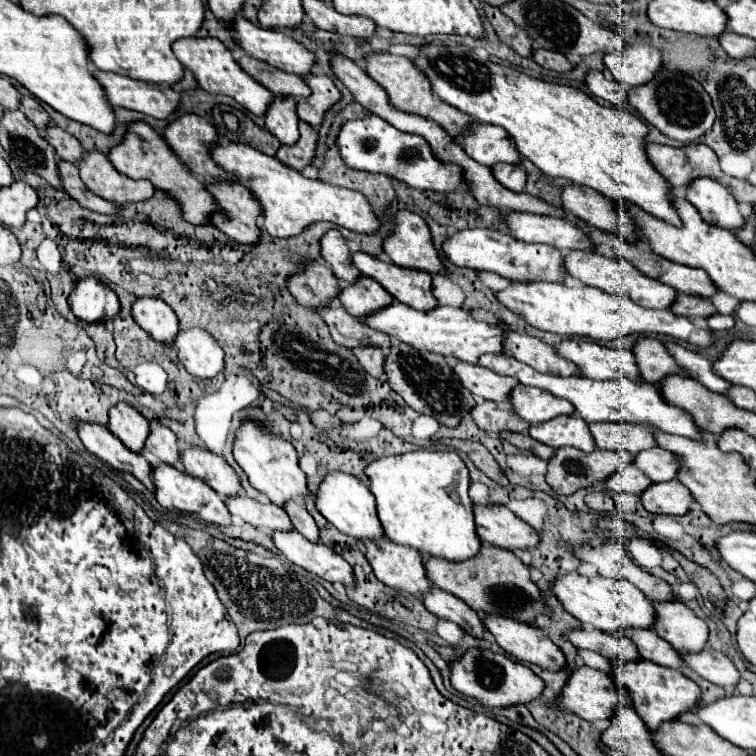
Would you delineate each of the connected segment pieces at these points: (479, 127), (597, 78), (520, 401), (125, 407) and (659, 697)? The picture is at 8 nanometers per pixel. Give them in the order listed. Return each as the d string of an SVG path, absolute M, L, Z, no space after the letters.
M473 123L463 135L455 137L455 141L461 143L465 153L481 165L487 167L495 163L521 165L517 145L515 141L511 141L509 133L503 127Z
M591 71L587 75L587 87L589 87L589 91L595 97L609 101L617 109L625 109L627 107L627 93L625 93L625 89L615 79L607 77L605 73Z
M517 385L511 393L511 407L519 417L529 421L531 425L539 425L547 419L555 419L559 415L573 415L575 409L567 399L555 397L543 389Z
M119 401L109 409L109 431L131 451L141 451L149 435L149 421L129 403Z
M611 661L613 663L613 679L619 687L627 687L631 693L633 709L639 713L639 717L645 721L645 725L655 731L663 721L675 719L679 713L689 711L699 703L699 687L695 681L687 679L679 669L667 669L661 665L655 665L653 661Z

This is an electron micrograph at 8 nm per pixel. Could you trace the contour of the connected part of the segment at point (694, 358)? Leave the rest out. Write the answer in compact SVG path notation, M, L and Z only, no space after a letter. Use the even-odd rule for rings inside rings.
M665 343L667 349L671 351L671 355L675 357L675 361L679 365L683 365L683 369L697 379L699 383L703 383L707 389L715 391L715 393L727 393L727 389L731 389L731 383L727 383L725 379L721 379L717 373L713 373L713 363L705 357L701 357L699 353L693 353L677 343Z

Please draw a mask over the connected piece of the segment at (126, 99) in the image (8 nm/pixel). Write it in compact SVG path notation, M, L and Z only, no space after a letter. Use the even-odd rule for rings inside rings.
M97 71L95 77L101 81L113 107L125 107L155 119L167 119L181 103L181 95L167 85L135 81L107 71Z

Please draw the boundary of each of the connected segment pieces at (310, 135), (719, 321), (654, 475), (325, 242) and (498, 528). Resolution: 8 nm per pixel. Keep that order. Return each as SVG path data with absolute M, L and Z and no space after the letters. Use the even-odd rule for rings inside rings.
M299 121L299 131L301 131L299 141L293 147L281 145L277 151L277 159L291 169L303 171L305 167L311 165L315 157L315 145L317 145L319 135L317 135L317 129L307 125L305 121Z
M715 313L707 319L707 323L709 323L709 329L713 329L713 331L725 331L725 329L731 329L735 325L735 319L731 315Z
M655 447L655 449L647 449L637 453L633 467L641 469L645 475L649 475L655 483L659 481L671 481L677 479L677 471L679 471L679 459L675 453Z
M331 229L327 235L323 235L321 255L331 265L335 277L341 279L343 283L351 285L361 277L361 271L351 261L351 251L347 247L347 241L337 229Z
M473 503L475 531L483 543L503 547L509 551L529 549L539 543L539 533L513 515L505 505Z

